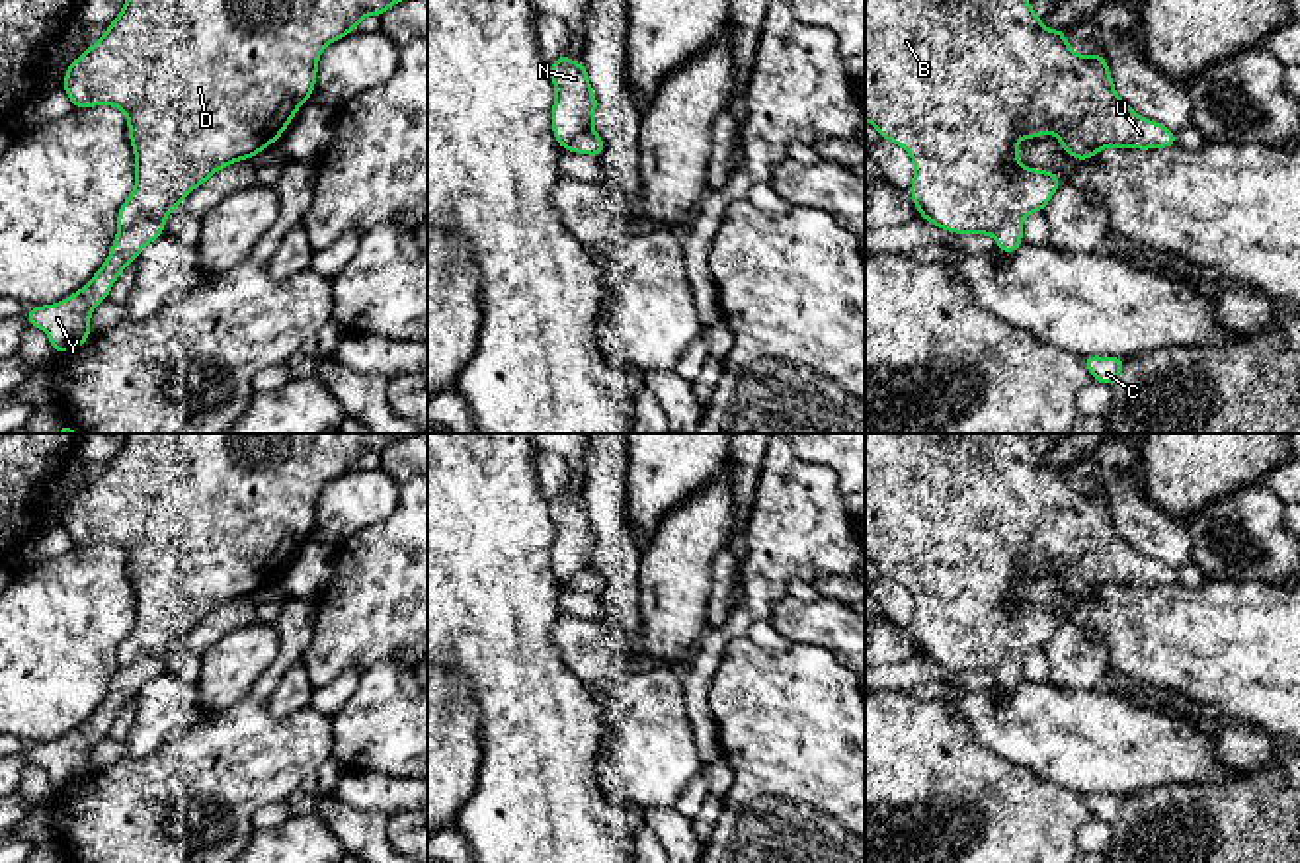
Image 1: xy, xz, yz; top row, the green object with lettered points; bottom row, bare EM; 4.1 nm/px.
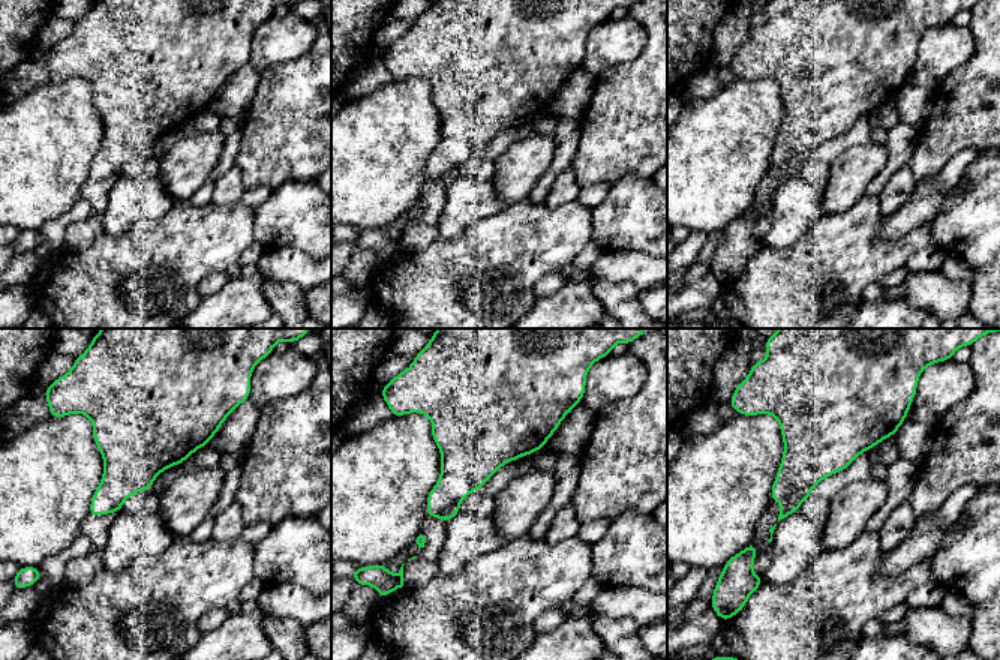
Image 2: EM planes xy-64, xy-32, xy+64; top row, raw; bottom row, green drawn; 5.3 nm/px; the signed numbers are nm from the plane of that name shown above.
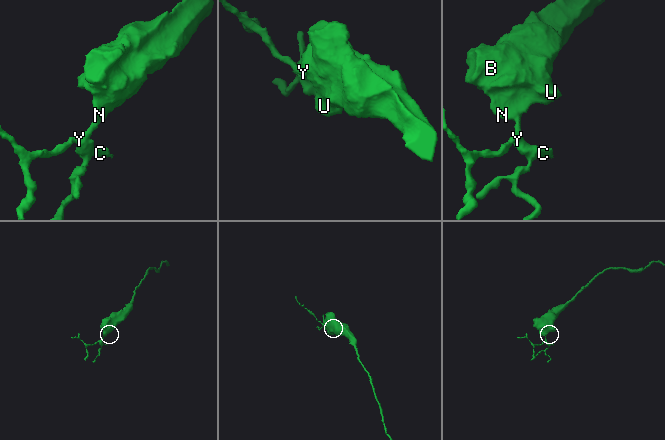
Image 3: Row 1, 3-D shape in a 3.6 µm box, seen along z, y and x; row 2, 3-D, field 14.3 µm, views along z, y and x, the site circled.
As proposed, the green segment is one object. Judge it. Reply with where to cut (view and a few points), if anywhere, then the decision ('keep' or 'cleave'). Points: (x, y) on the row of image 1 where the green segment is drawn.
xy (166, 211), (157, 211), (120, 231) | cleave

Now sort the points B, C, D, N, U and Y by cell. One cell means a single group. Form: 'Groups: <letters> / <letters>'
Groups: B D N U / C Y

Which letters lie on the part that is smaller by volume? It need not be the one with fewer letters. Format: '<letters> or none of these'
C, Y

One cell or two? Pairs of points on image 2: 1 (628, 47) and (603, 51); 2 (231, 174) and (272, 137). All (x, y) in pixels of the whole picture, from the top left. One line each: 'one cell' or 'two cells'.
1: one cell
2: two cells

